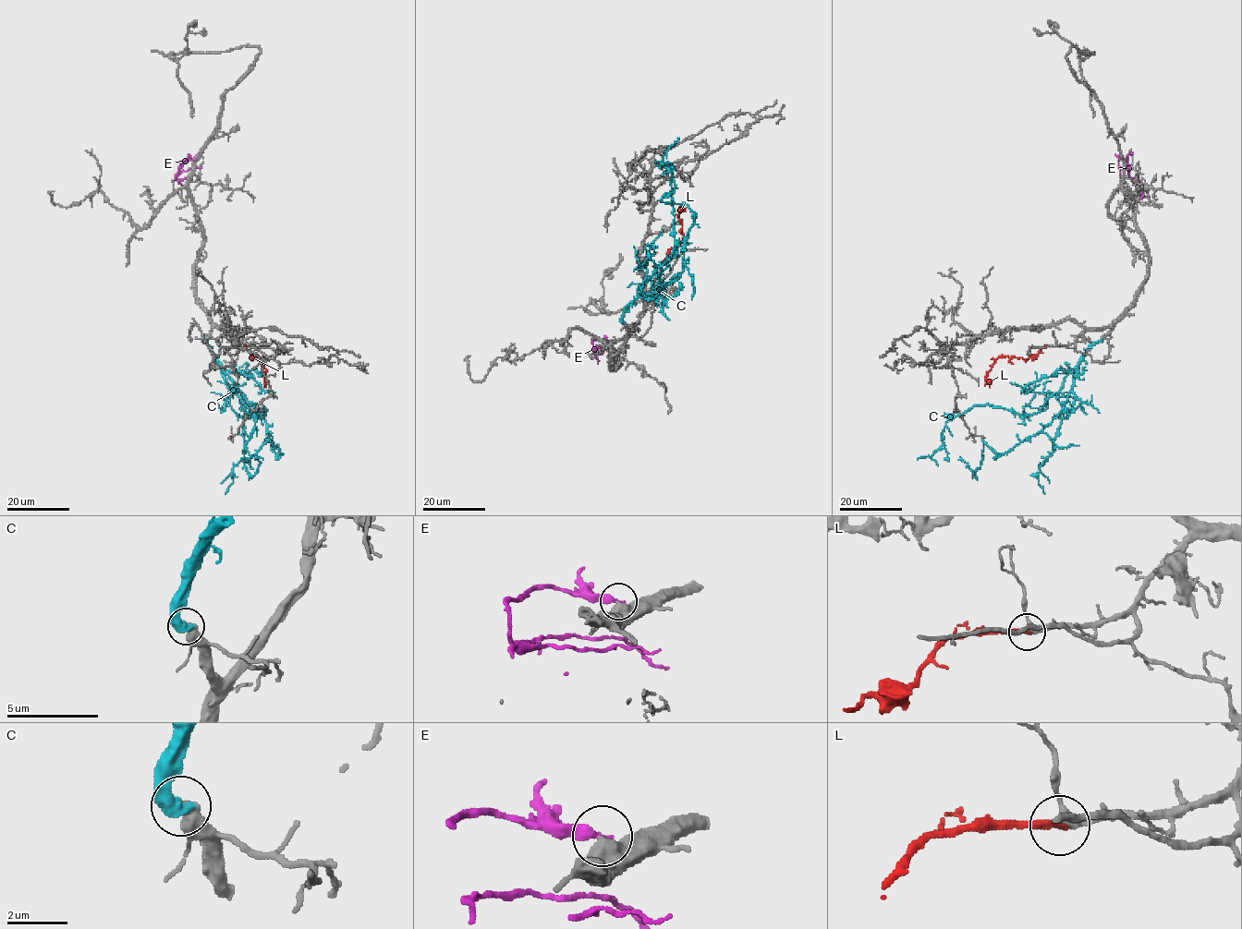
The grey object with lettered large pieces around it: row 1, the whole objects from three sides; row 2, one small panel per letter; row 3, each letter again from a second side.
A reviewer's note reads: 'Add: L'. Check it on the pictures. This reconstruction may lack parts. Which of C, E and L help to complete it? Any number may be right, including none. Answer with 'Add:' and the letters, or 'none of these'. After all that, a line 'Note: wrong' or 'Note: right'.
Add: C, L
Note: wrong

